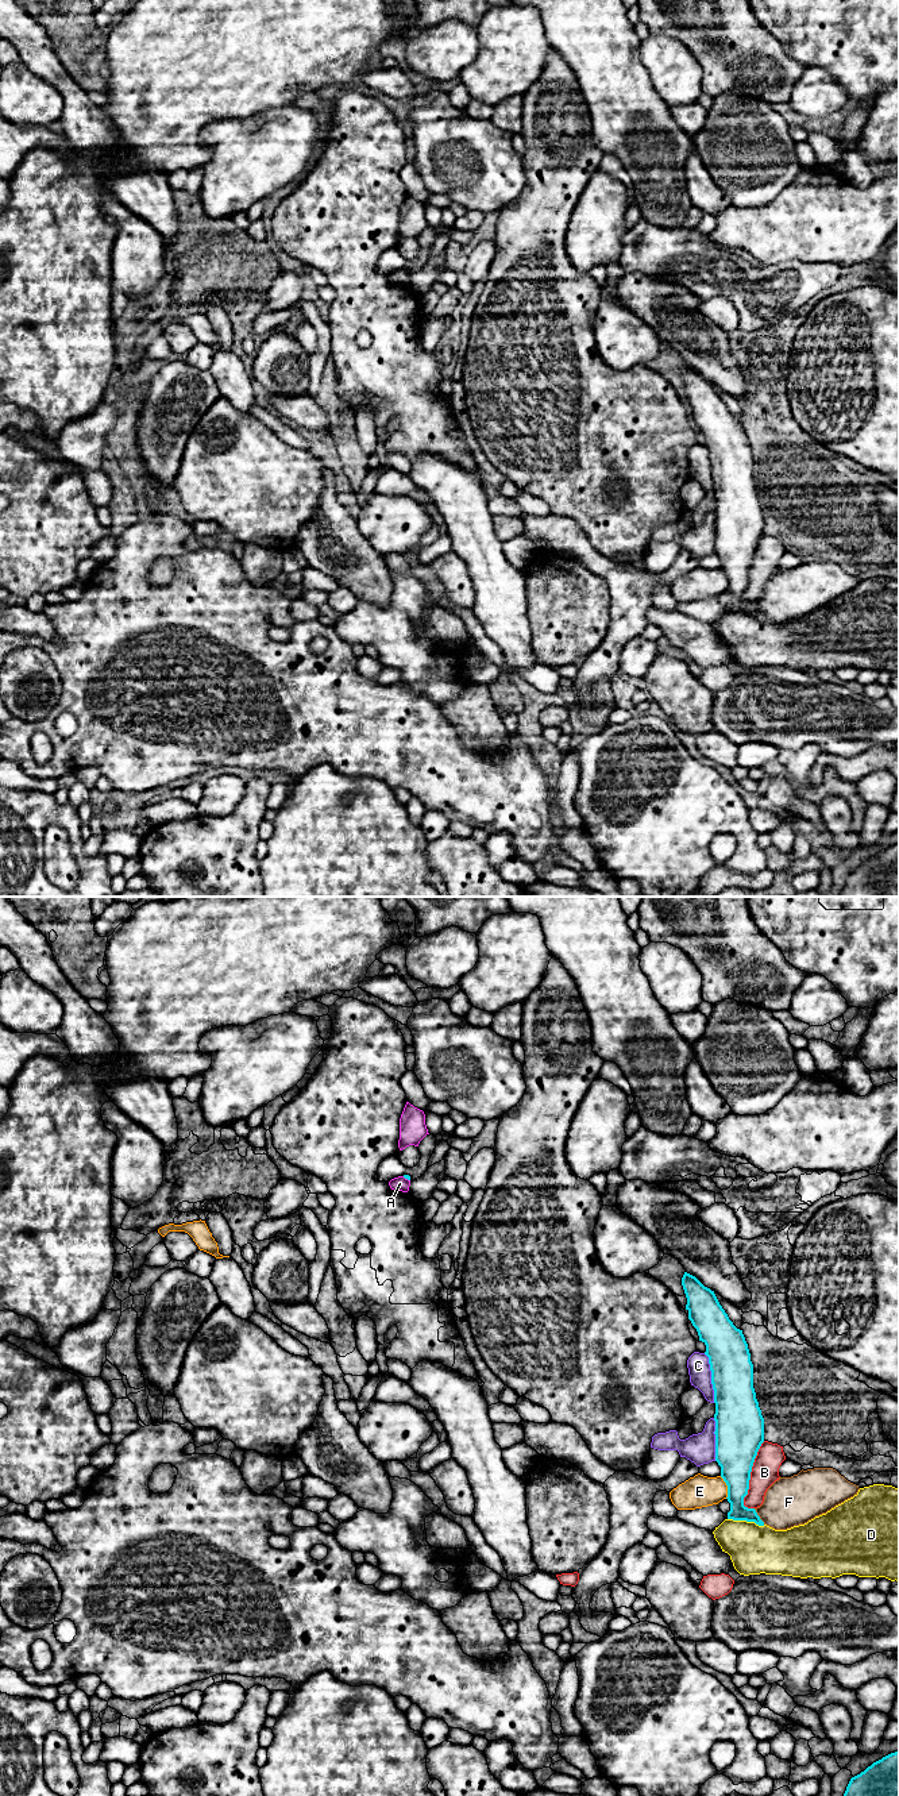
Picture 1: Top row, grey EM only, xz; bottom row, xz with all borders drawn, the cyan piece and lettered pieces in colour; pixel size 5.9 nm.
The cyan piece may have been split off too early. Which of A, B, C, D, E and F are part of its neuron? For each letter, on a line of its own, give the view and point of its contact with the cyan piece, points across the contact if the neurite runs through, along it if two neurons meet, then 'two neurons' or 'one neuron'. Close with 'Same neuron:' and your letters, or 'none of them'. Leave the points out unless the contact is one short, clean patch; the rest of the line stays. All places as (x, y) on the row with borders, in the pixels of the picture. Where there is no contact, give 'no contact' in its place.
A: contact xz (406, 1178); border xz (402, 1176), (409, 1180); two neurons
B: contact xz (749, 1475); two neurons
C: contact xz (712, 1378); two neurons
D: contact xz (747, 1521); two neurons
E: contact xz (728, 1487); border xz (720, 1476), (726, 1486), (726, 1498); two neurons
F: contact xz (759, 1517); two neurons
Same neuron: none of them

